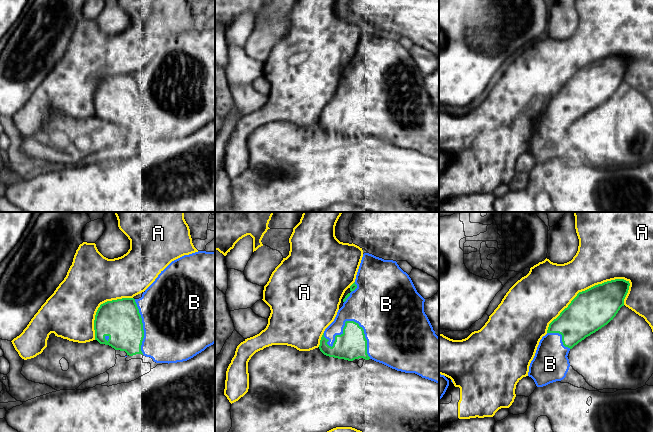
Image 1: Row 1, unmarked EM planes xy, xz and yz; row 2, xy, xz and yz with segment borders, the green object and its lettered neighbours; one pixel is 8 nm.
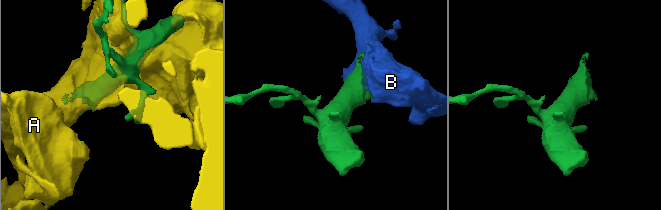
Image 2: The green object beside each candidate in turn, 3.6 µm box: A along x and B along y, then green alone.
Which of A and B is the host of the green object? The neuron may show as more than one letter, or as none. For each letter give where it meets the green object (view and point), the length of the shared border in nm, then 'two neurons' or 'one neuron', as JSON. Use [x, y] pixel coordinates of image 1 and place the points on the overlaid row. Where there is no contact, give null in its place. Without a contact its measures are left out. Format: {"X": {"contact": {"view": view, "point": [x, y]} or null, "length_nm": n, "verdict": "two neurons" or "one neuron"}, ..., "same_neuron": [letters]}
{"A": {"contact": {"view": "yz", "point": [585, 290]}, "length_nm": 800, "verdict": "two neurons"}, "B": {"contact": {"view": "xz", "point": [348, 321]}, "length_nm": 440, "verdict": "one neuron"}, "same_neuron": ["B"]}

